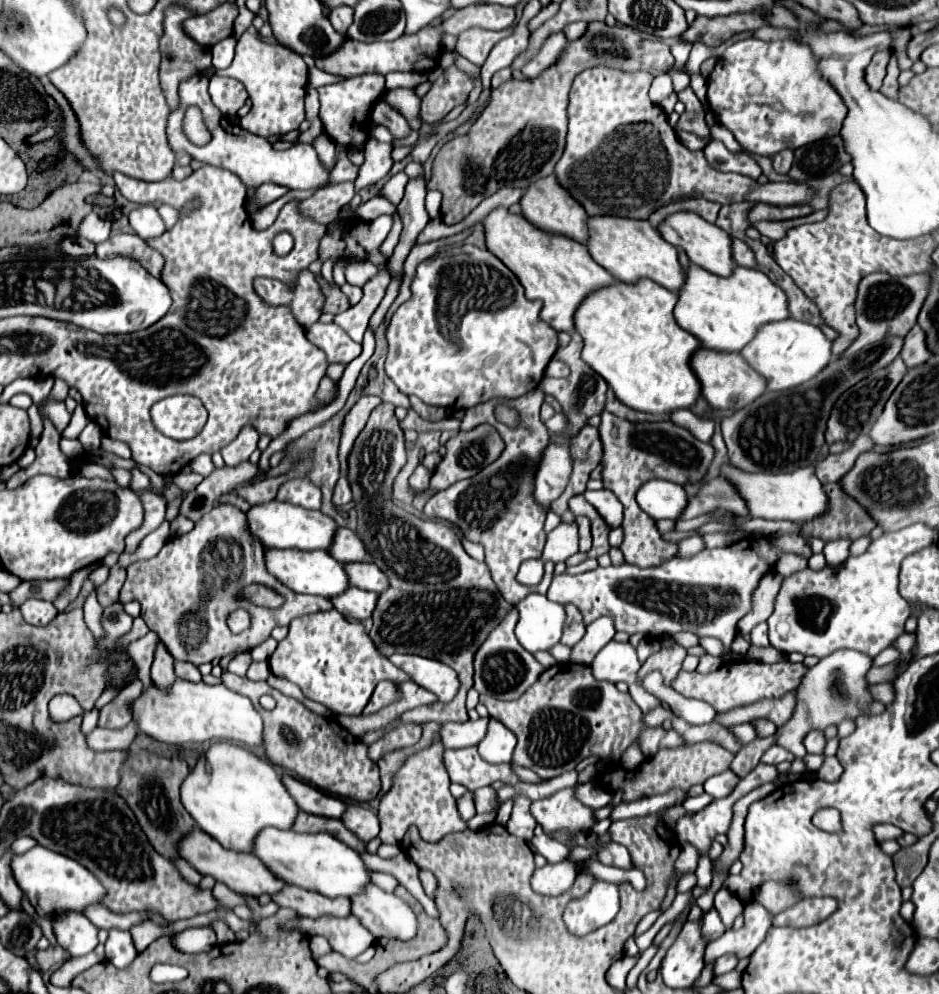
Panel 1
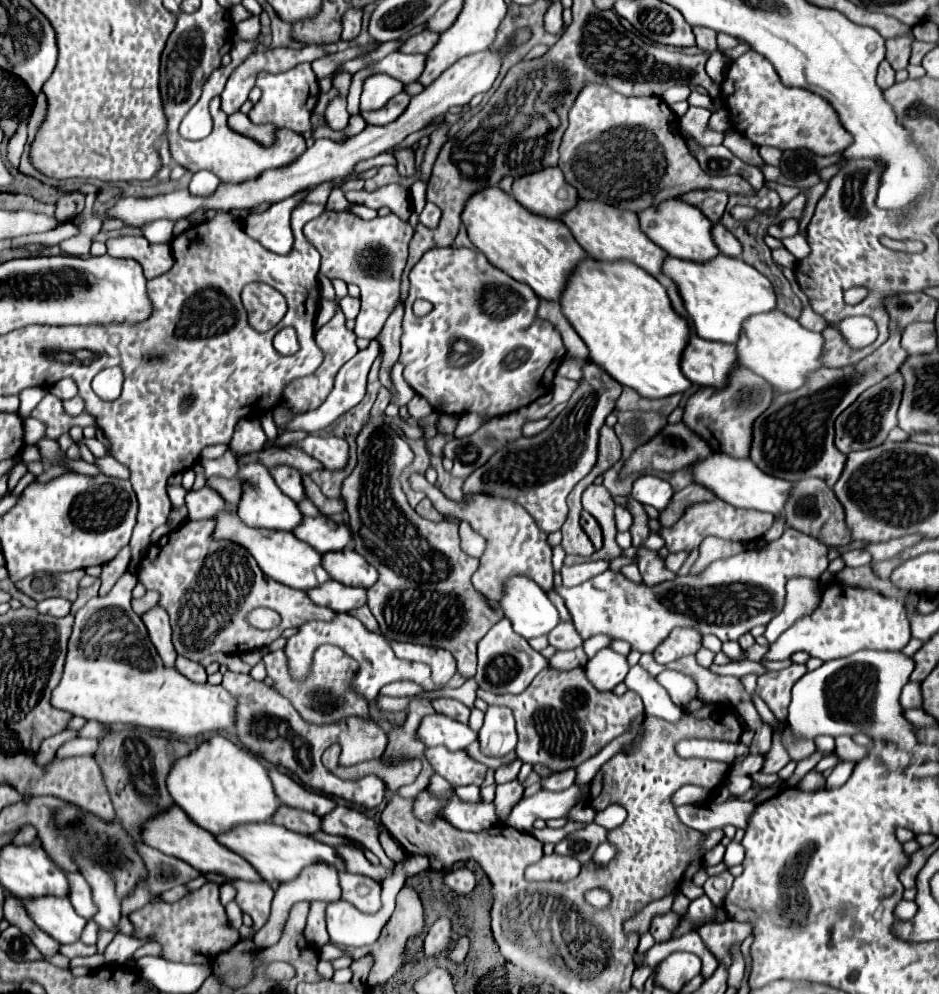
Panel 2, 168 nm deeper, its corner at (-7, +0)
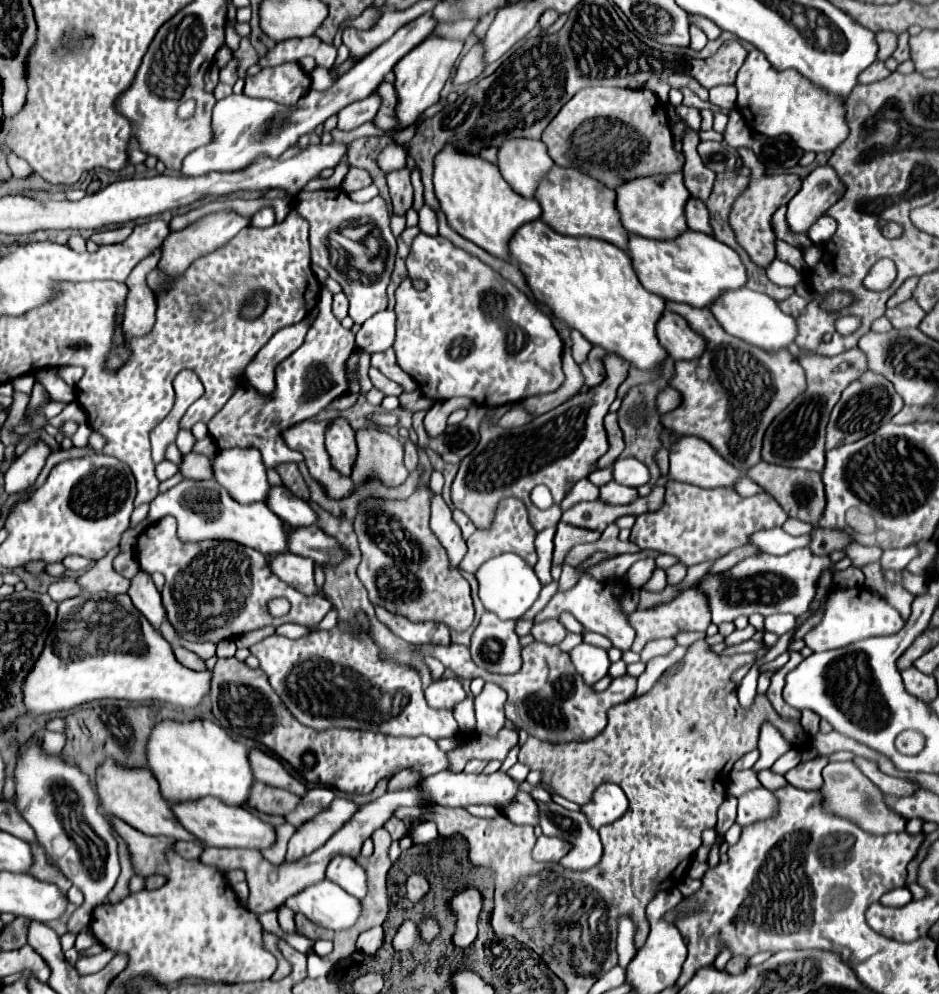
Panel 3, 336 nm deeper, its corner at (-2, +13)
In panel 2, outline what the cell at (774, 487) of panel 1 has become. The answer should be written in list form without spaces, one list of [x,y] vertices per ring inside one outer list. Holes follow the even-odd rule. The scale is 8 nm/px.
[[[711,454],[705,460],[691,464],[691,476],[695,484],[705,484],[707,488],[715,492],[717,498],[725,500],[727,504],[735,508],[761,510],[761,512],[771,512],[771,514],[783,512],[785,500],[791,490],[791,482],[761,472],[751,460],[737,460],[725,454]]]

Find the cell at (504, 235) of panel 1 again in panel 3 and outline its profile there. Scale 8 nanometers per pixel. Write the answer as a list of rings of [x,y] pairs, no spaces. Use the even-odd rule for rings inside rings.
[[[452,147],[436,155],[434,189],[448,225],[464,239],[506,261],[512,261],[510,239],[514,233],[524,223],[532,223],[542,215],[540,203],[536,199],[524,199],[522,195],[514,193],[496,165],[476,155],[460,155],[458,151],[452,151]]]

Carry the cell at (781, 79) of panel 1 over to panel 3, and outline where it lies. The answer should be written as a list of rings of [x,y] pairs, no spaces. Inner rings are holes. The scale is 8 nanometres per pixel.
[[[752,49],[746,55],[746,61],[736,77],[736,89],[736,107],[744,115],[750,131],[766,137],[790,135],[798,147],[814,153],[834,151],[838,143],[848,137],[846,109],[840,99],[824,95],[824,91],[812,87],[812,83],[808,83],[808,79],[802,75],[796,75],[796,71],[772,69],[766,55],[762,55],[758,49]]]

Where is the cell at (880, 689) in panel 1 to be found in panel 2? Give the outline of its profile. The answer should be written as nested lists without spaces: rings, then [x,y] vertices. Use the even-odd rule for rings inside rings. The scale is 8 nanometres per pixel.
[[[907,682],[901,692],[901,706],[907,708],[921,708],[921,684]]]

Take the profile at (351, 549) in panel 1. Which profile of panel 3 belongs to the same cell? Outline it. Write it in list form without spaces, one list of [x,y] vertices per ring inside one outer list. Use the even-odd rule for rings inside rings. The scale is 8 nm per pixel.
[[[272,487],[272,499],[268,499],[268,507],[284,519],[290,527],[312,527],[318,523],[318,513],[302,499],[292,495],[286,487]]]

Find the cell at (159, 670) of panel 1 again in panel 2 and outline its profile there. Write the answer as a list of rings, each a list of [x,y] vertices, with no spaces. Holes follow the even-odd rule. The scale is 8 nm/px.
[[[153,606],[151,610],[147,610],[141,620],[145,622],[147,630],[149,630],[149,638],[155,644],[159,656],[163,658],[165,666],[173,666],[177,652],[171,644],[171,624],[169,624],[169,616],[165,612],[165,608],[161,606]]]

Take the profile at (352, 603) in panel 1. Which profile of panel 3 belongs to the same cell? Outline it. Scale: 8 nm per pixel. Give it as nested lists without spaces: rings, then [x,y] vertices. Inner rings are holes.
[[[276,555],[276,559],[268,561],[272,573],[284,579],[290,587],[298,589],[304,595],[320,595],[324,589],[314,581],[314,563],[312,559],[300,555]]]

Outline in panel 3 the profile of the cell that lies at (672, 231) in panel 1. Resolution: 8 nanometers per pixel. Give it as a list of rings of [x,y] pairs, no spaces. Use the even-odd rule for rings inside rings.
[[[682,173],[676,175],[652,175],[644,179],[636,179],[632,183],[626,183],[624,187],[616,189],[616,207],[620,211],[620,219],[624,227],[640,237],[648,239],[676,239],[678,235],[688,231],[686,225],[686,203],[690,199],[688,189],[684,187]]]

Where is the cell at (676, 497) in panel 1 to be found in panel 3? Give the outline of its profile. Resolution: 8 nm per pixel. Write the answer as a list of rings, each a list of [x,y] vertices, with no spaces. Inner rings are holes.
[[[618,459],[612,469],[614,469],[614,481],[626,487],[640,487],[650,481],[648,467],[638,459]]]

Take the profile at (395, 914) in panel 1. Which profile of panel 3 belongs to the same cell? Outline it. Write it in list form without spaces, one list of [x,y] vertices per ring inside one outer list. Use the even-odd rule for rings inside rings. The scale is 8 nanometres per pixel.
[[[338,855],[326,869],[326,879],[340,885],[344,891],[354,895],[356,899],[364,899],[368,893],[366,871],[352,859]]]

